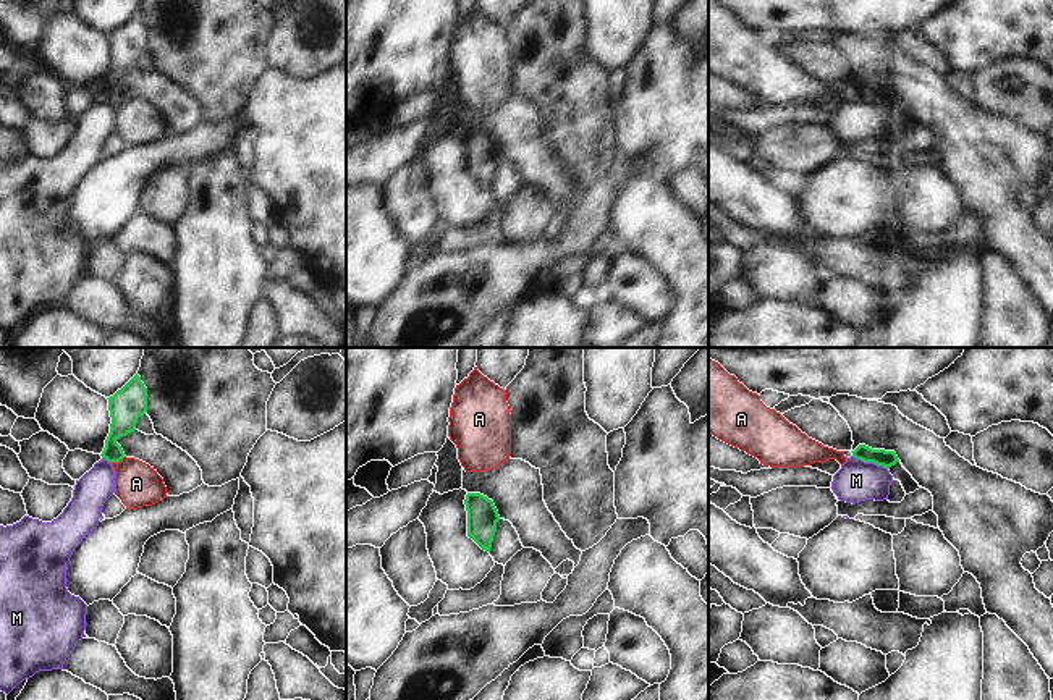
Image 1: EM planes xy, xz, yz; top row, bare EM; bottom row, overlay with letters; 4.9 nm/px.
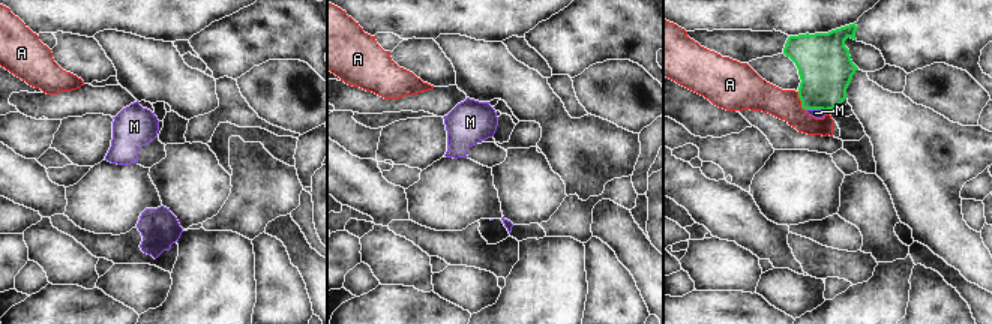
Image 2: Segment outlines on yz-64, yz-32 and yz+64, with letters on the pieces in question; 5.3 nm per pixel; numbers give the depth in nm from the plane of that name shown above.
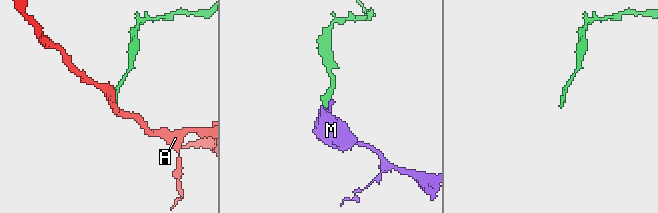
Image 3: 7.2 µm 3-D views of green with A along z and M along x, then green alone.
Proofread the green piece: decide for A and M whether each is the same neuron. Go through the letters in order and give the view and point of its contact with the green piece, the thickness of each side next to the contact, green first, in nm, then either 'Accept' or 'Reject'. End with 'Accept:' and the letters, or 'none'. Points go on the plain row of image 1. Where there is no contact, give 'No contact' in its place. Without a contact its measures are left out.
A: Touches green at xy (117, 99). Thickness 140 nm (green) against 220 nm. Reject
M: Touches green at yz (871, 99). Thickness 80 nm (green) against 200 nm. Accept
Accept: M

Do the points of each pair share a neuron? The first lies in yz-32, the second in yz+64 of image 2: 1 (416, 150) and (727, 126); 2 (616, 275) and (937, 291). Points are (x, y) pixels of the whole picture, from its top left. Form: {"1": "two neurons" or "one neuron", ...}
{"1": "two neurons", "2": "one neuron"}

